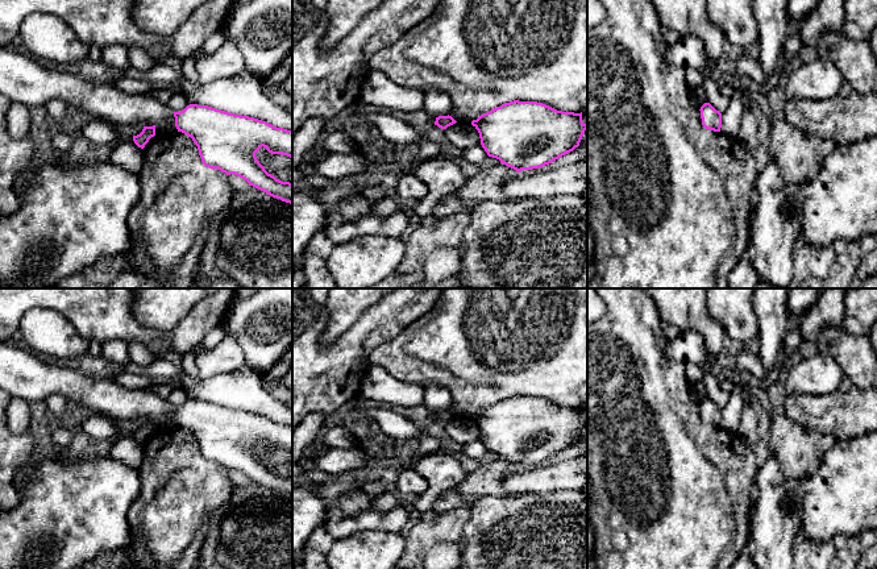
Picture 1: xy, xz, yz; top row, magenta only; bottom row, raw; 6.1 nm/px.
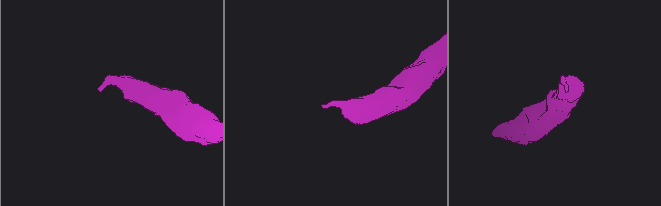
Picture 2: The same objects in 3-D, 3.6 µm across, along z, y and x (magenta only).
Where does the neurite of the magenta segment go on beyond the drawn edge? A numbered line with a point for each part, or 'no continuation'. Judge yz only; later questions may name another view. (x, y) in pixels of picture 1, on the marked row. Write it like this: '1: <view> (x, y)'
no continuation

